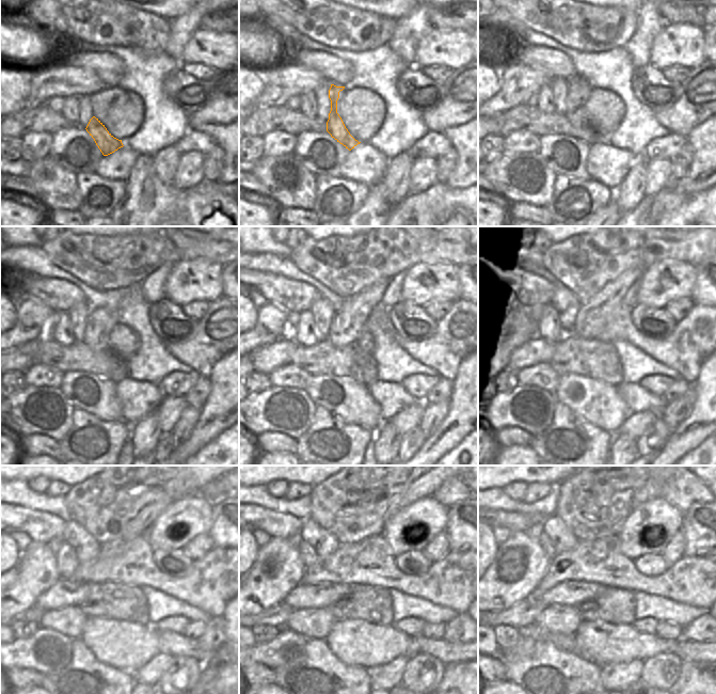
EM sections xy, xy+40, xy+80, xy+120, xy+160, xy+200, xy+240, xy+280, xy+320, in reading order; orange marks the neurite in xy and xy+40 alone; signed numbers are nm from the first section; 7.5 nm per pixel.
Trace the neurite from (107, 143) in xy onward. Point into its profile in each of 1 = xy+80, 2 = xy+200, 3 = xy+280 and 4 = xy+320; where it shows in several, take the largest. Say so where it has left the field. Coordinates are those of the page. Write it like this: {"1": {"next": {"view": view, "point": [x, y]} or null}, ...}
{"1": {"next": {"view": "xy+80", "point": [578, 89]}}, "2": {"next": {"view": "xy+200", "point": [614, 292]}}, "3": {"next": {"view": "xy+280", "point": [415, 487]}}, "4": {"next": {"view": "xy+320", "point": [652, 487]}}}

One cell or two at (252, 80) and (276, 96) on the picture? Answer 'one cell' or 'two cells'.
two cells

